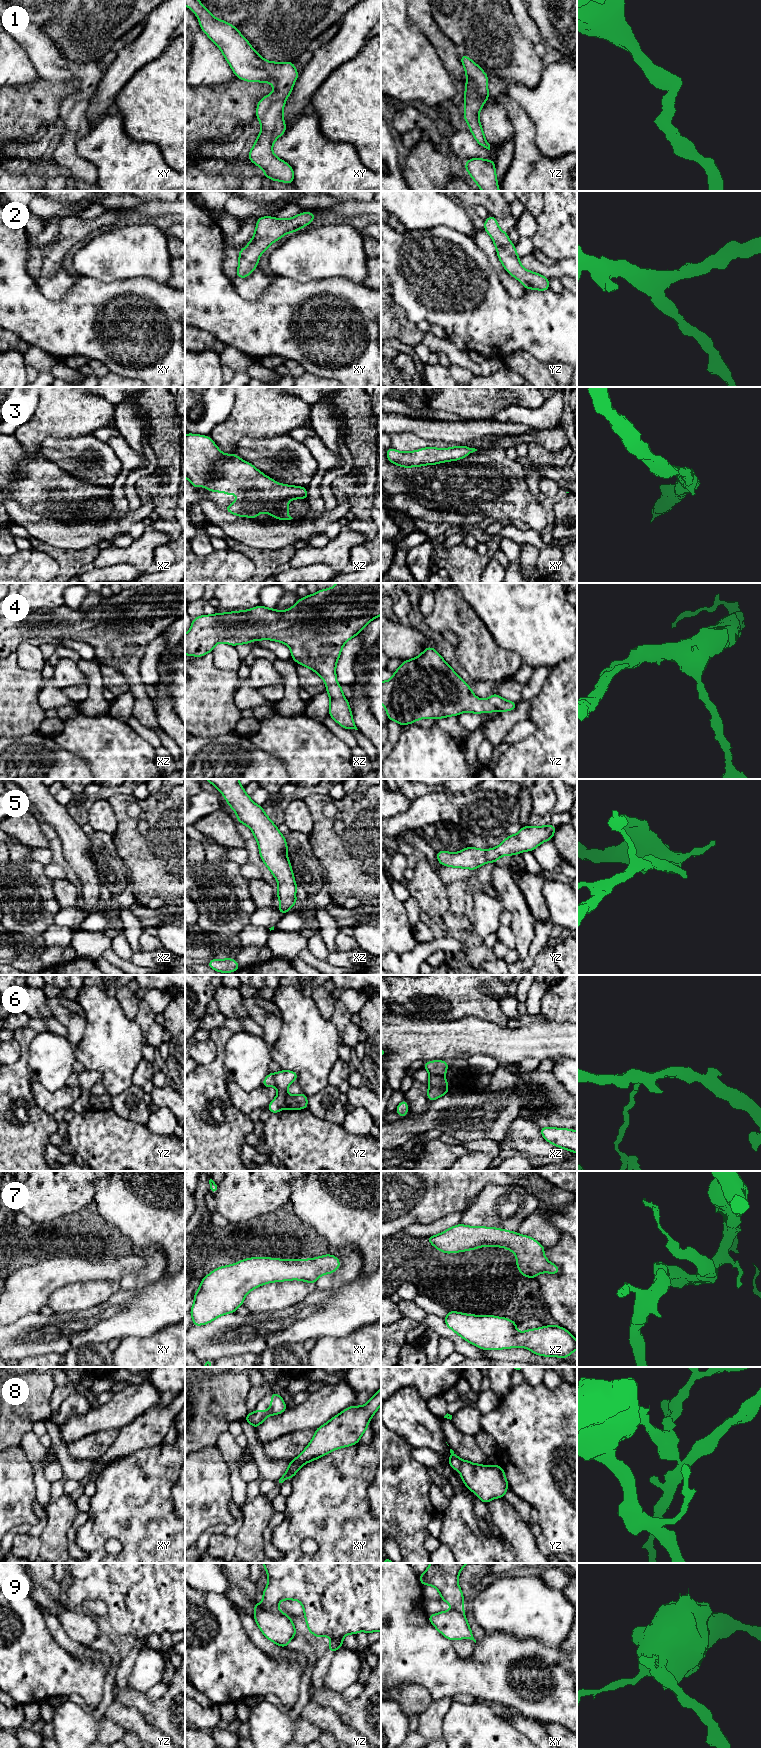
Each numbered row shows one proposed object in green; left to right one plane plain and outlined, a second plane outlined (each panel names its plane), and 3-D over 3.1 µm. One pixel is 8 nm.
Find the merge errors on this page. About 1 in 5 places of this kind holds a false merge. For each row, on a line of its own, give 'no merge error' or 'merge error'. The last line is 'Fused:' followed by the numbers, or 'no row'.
1: no merge error
2: no merge error
3: no merge error
4: no merge error
5: no merge error
6: merge error
7: no merge error
8: merge error
9: merge error
Fused: 6, 8, 9

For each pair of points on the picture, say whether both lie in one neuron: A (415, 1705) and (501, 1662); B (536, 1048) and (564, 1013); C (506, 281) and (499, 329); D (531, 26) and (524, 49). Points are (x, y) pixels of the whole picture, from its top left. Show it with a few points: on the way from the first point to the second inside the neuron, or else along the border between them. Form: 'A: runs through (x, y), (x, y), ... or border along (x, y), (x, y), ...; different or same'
A: border along (412, 1683), (422, 1685), (433, 1699); different
B: border along (545, 1020), (566, 1022); different
C: border along (492, 268), (512, 296), (525, 293); different
D: border along (514, 18), (518, 29), (534, 44); different

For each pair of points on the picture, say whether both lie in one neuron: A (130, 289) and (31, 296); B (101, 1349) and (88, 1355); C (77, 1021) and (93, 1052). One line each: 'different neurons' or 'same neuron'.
A: same neuron
B: same neuron
C: different neurons

